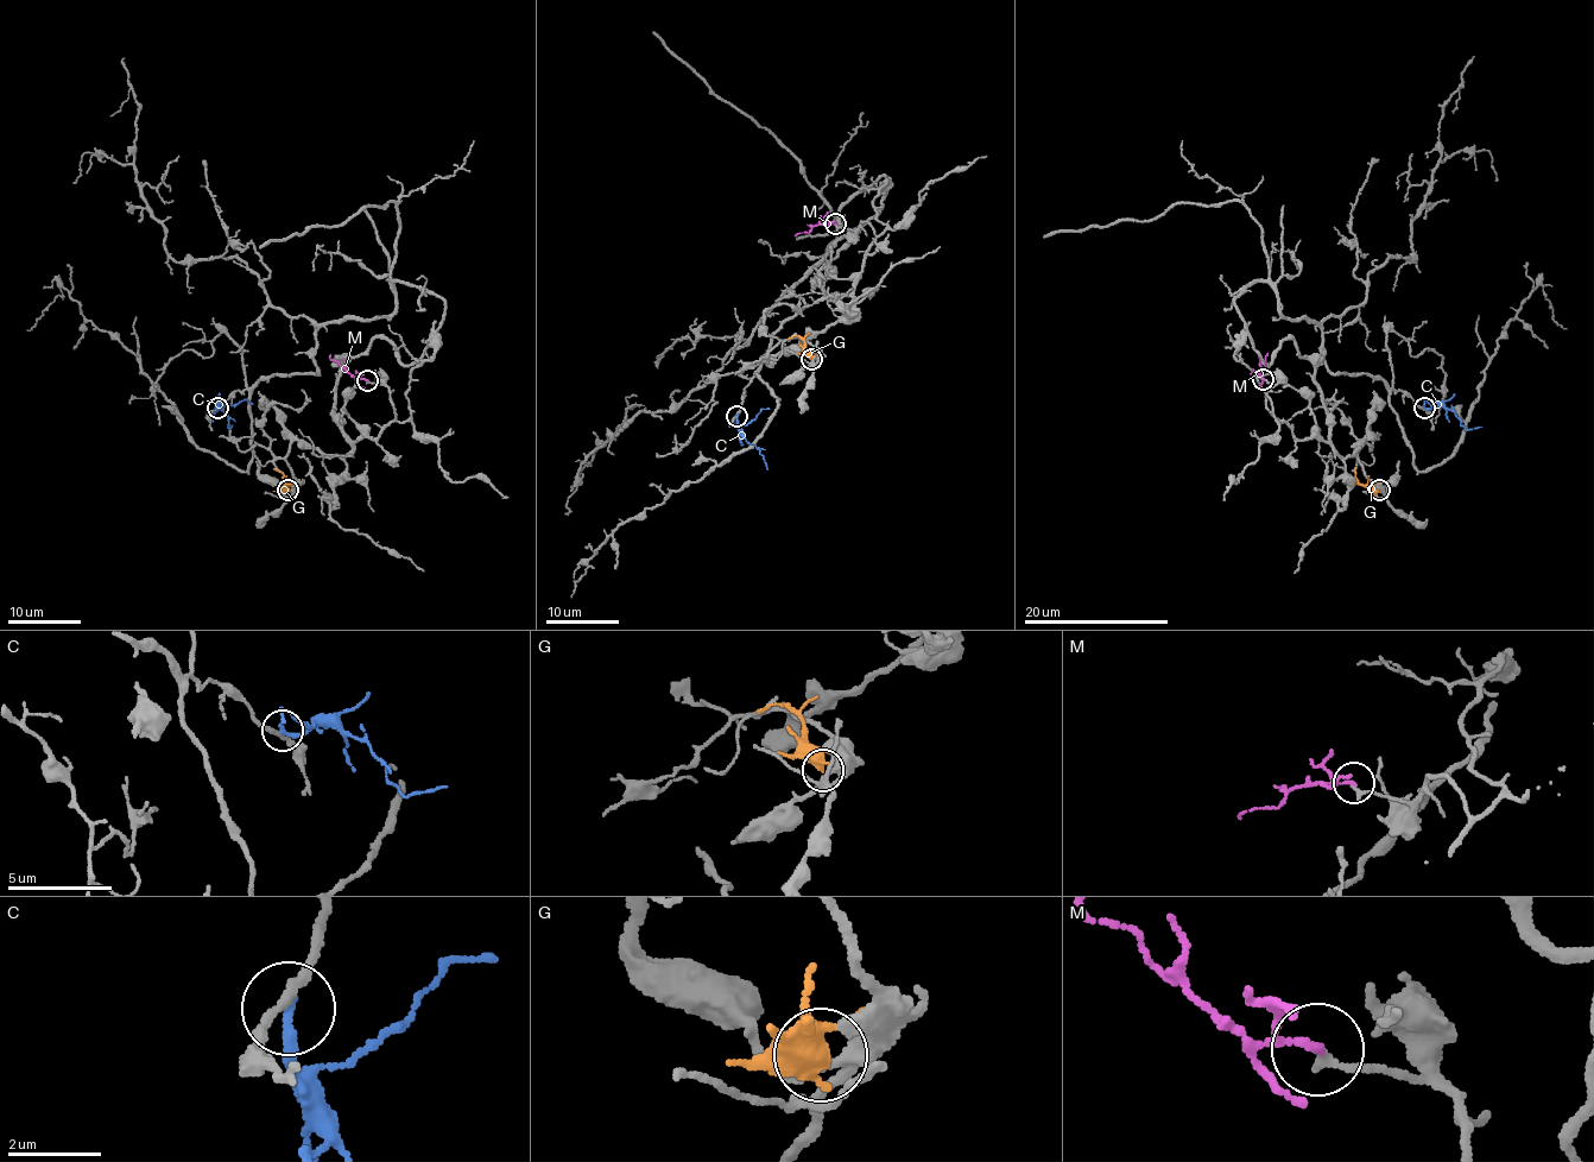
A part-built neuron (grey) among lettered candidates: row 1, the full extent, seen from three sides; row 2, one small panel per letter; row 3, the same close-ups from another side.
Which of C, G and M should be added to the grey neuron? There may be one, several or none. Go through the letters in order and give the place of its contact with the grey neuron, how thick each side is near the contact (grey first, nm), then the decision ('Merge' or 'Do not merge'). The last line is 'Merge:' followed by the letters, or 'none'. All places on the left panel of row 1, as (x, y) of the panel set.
C: Touches grey at (217, 408). Thickness 200 nm (grey) against 260 nm. Do not merge
G: Touches grey at (288, 490). Thickness 200 nm (grey) against 500 nm. Do not merge
M: Touches grey at (367, 380). Thickness 190 nm (grey) against 130 nm. Do not merge
Merge: none

